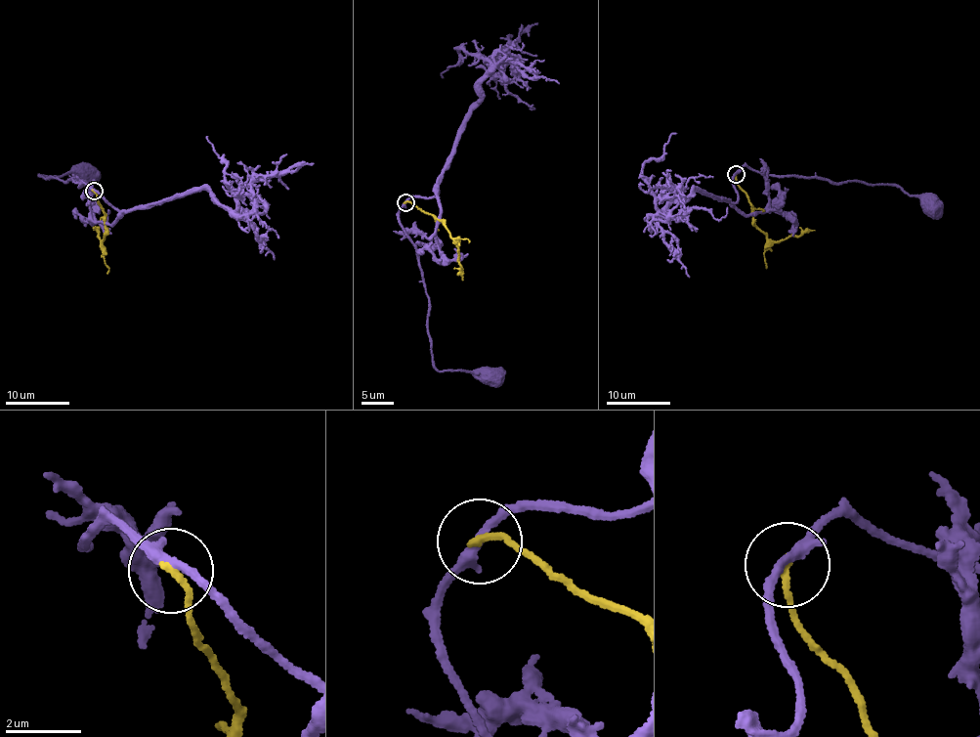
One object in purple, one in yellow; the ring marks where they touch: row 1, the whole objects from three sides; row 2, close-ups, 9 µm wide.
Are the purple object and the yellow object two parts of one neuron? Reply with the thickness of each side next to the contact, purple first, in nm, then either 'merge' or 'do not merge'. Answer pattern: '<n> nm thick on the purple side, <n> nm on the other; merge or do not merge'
260 nm thick on the purple side, 190 nm on the other; do not merge

